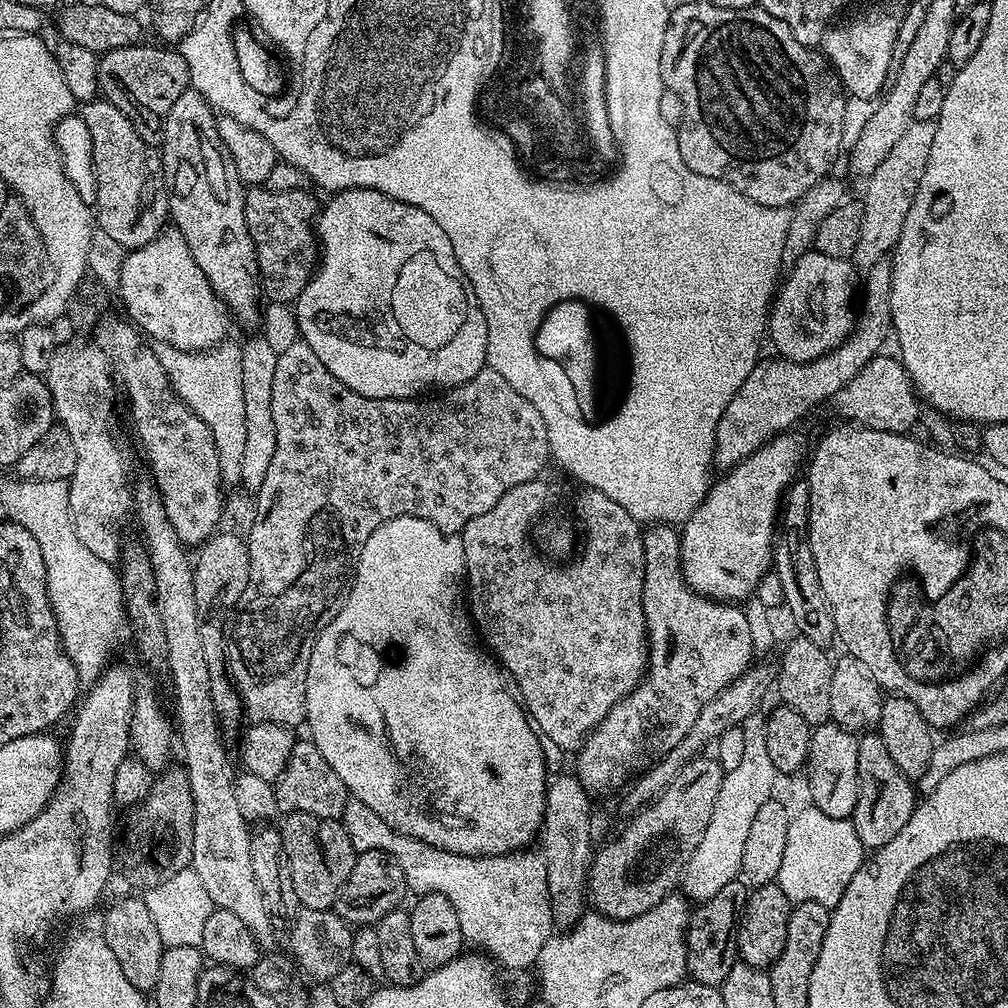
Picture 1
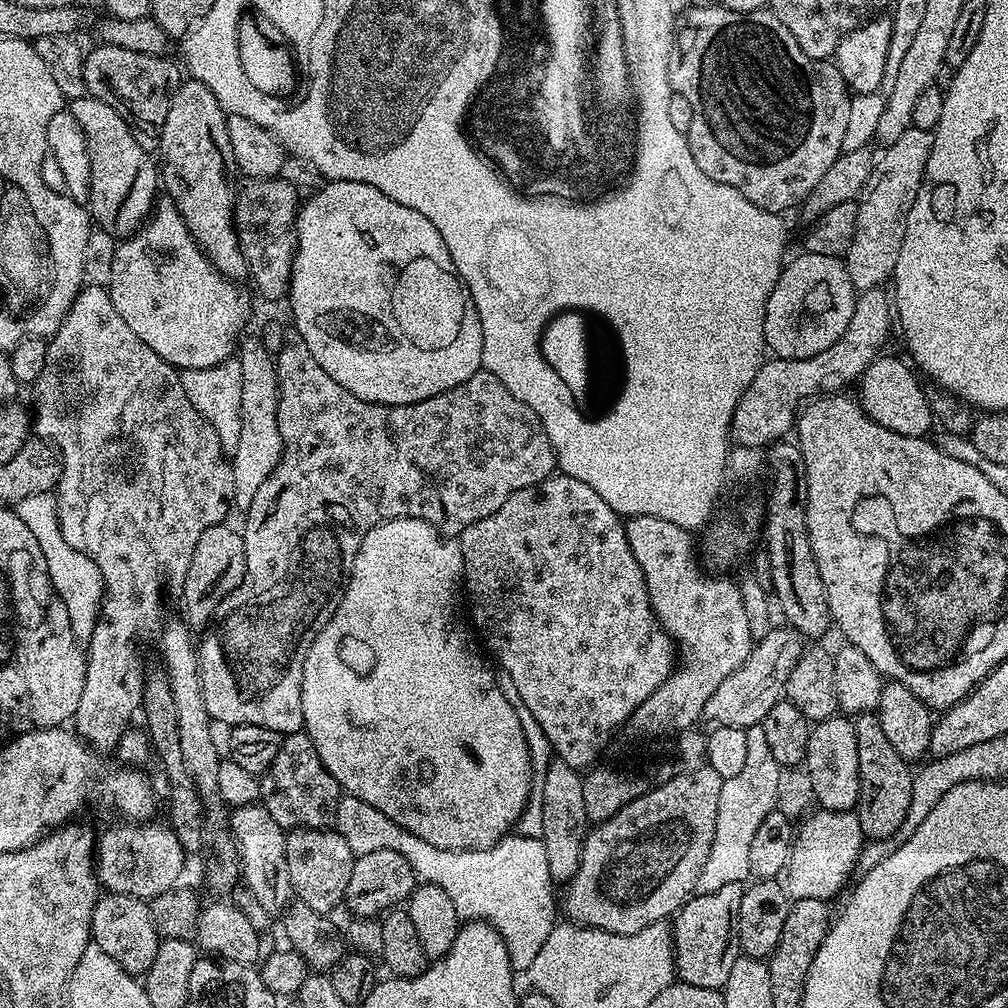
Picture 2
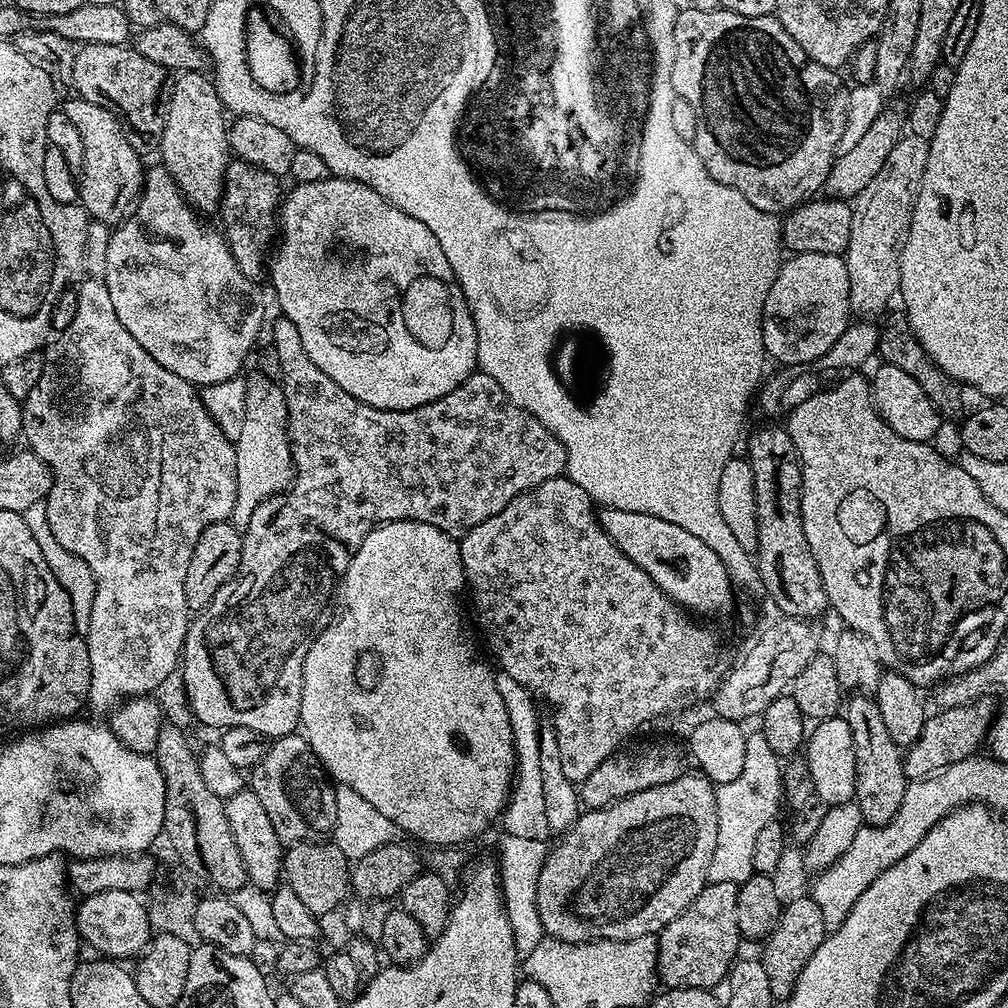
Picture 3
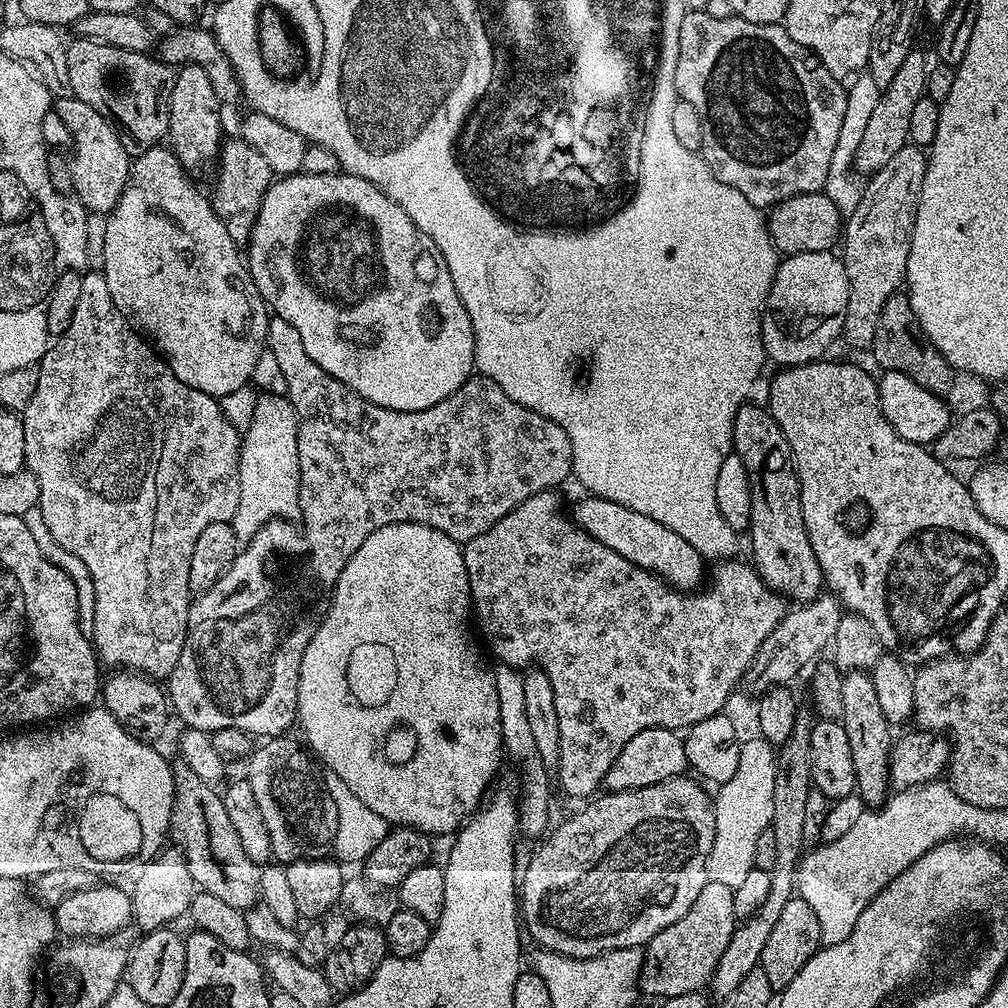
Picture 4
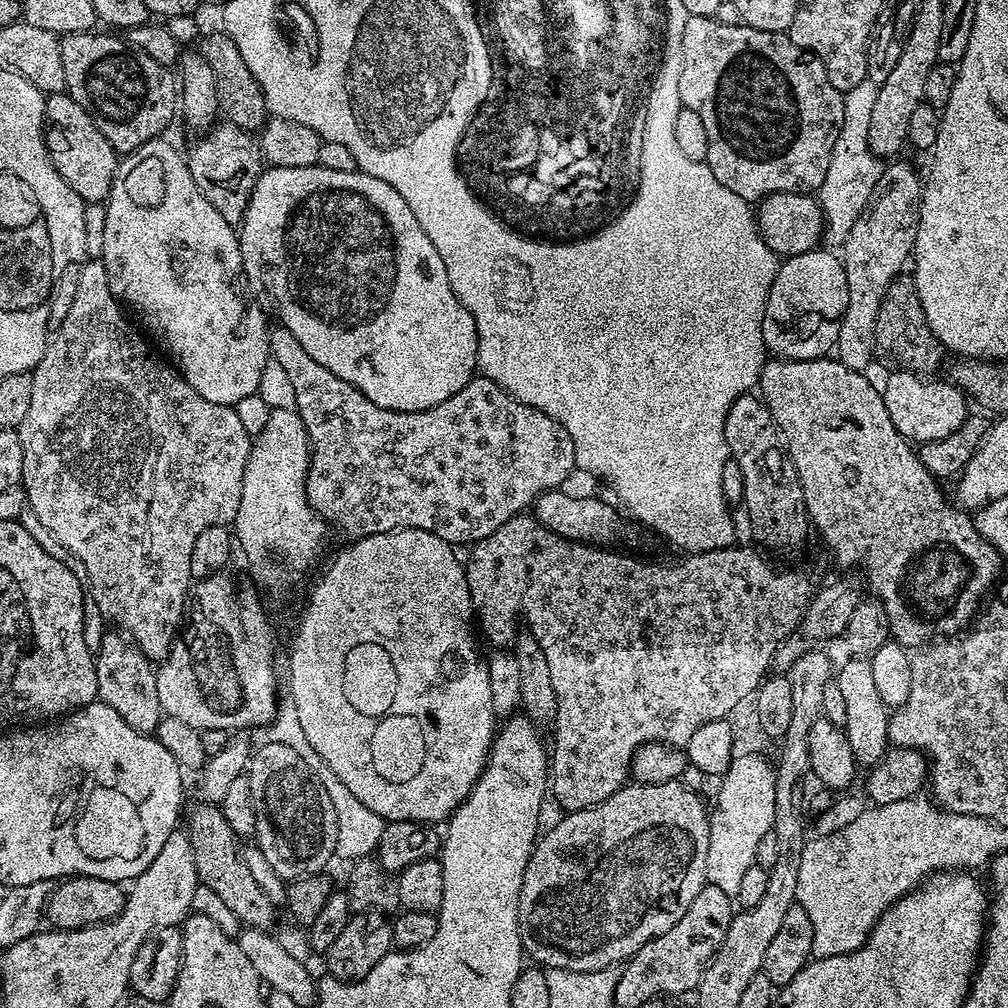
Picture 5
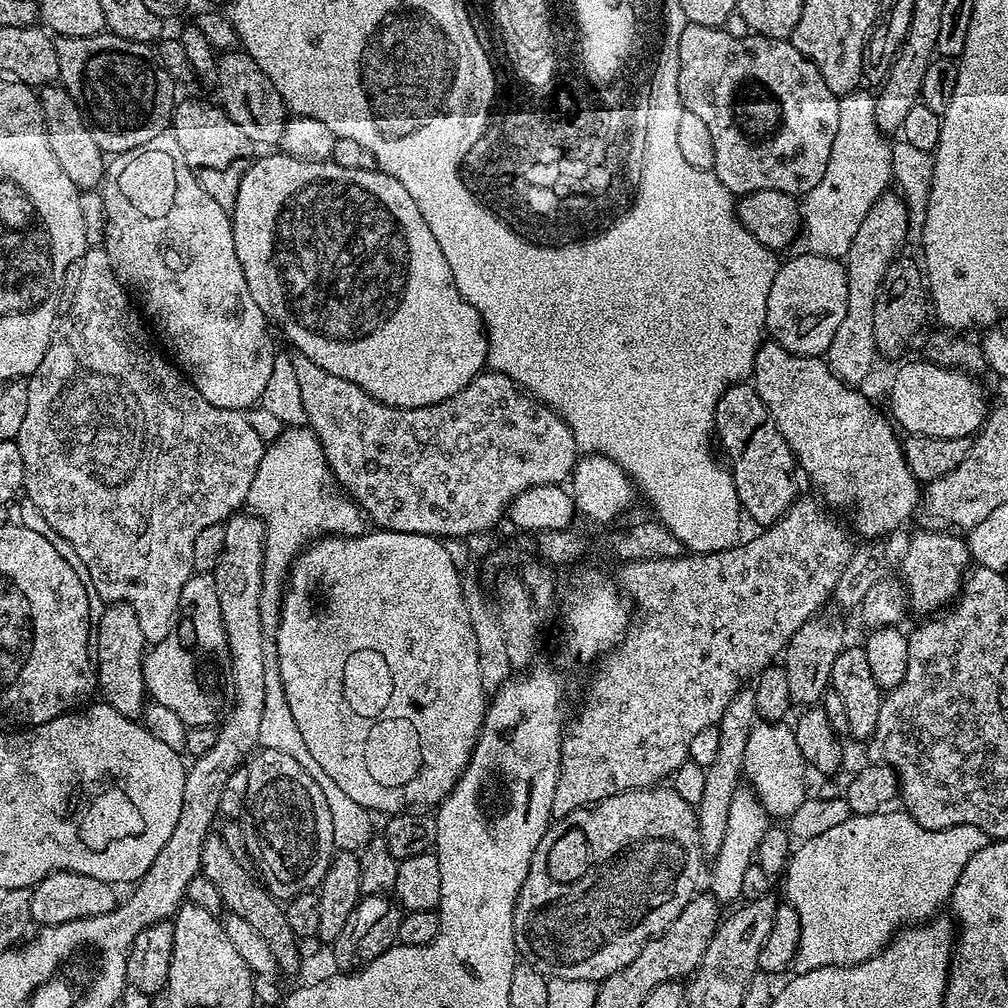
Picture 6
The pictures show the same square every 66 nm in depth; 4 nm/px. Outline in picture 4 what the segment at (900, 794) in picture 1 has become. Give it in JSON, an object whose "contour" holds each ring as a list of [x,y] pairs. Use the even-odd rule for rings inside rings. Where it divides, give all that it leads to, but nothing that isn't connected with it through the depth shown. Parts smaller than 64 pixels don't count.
{"contour":[[[867,671],[849,672],[842,682],[842,723],[846,738],[850,738],[850,755],[854,757],[856,792],[869,809],[879,808],[890,796],[890,765],[894,743],[893,725],[888,723],[882,706],[878,706],[878,693]]]}

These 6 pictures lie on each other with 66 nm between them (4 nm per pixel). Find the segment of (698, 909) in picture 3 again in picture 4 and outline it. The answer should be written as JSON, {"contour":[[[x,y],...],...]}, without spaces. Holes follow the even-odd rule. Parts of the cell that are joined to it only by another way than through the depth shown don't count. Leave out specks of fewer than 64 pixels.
{"contour":[[[709,880],[706,886],[702,886],[698,898],[694,898],[694,906],[690,906],[678,922],[666,926],[666,930],[654,934],[654,938],[648,941],[643,949],[644,965],[640,971],[639,991],[643,995],[645,992],[648,996],[667,998],[707,989],[737,927],[732,888]]]}

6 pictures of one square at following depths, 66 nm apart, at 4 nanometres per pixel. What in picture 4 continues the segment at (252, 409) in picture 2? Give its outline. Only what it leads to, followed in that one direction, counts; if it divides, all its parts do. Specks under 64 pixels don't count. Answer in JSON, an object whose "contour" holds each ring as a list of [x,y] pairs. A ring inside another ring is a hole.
{"contour":[[[263,393],[257,395],[256,405],[254,406],[254,418],[250,418],[250,426],[243,429],[240,441],[240,505],[238,510],[234,510],[234,518],[230,522],[237,541],[247,542],[258,534],[258,530],[263,524],[268,524],[272,520],[291,520],[295,521],[300,514],[300,466],[298,464],[298,414],[294,406],[289,402],[287,395],[276,395],[274,393]]]}

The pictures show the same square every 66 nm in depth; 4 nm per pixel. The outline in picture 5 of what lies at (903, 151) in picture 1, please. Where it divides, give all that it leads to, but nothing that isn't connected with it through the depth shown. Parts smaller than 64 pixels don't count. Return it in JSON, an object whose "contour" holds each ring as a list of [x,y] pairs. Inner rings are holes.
{"contour":[[[892,162],[885,167],[883,174],[878,178],[878,186],[868,199],[868,205],[862,210],[858,222],[850,230],[848,240],[842,246],[842,259],[846,270],[848,283],[848,305],[844,317],[840,319],[840,329],[834,349],[835,359],[841,360],[847,368],[855,372],[864,372],[867,364],[876,356],[876,323],[878,310],[884,301],[884,295],[892,283],[901,275],[904,263],[909,263],[916,247],[916,235],[920,225],[920,201],[922,199],[922,176],[919,176],[908,164]]]}

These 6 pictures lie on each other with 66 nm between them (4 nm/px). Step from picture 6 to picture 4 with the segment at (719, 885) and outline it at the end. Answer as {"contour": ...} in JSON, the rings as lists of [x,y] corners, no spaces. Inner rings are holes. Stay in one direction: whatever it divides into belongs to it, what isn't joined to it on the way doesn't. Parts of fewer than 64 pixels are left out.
{"contour":[[[763,738],[745,739],[740,745],[738,771],[730,782],[719,785],[714,796],[714,826],[716,837],[714,846],[706,862],[709,880],[722,882],[722,886],[732,889],[742,886],[746,874],[756,863],[758,838],[769,831],[774,818],[774,778],[776,777],[777,749]]]}

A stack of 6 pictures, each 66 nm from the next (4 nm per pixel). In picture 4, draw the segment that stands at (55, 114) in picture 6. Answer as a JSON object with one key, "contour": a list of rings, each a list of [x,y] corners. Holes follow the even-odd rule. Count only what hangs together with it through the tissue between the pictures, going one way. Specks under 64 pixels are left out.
{"contour":[[[73,95],[59,97],[54,104],[54,116],[55,112],[57,118],[64,123],[65,130],[72,135],[72,157],[68,160],[68,176],[72,179],[71,191],[75,199],[79,200],[89,213],[112,212],[118,198],[122,198],[130,167],[130,155],[128,156],[127,150],[124,149],[125,141],[121,133],[108,117],[98,114],[98,110],[86,106],[86,102]]]}

